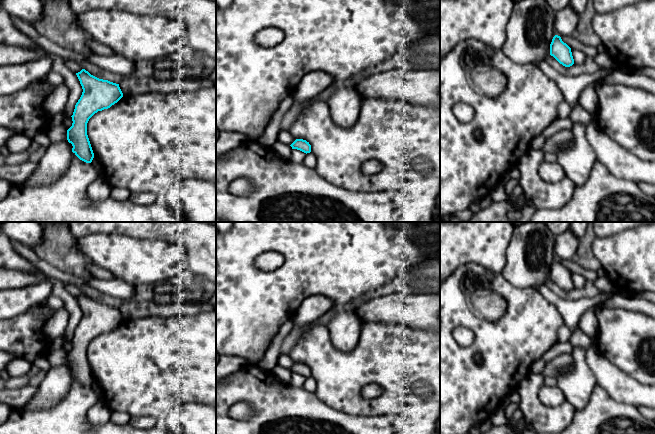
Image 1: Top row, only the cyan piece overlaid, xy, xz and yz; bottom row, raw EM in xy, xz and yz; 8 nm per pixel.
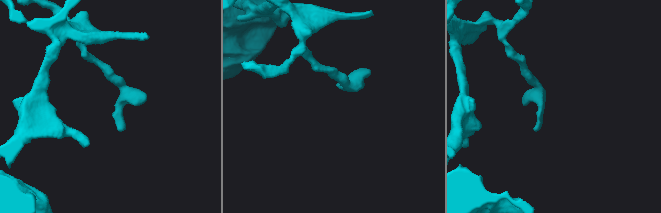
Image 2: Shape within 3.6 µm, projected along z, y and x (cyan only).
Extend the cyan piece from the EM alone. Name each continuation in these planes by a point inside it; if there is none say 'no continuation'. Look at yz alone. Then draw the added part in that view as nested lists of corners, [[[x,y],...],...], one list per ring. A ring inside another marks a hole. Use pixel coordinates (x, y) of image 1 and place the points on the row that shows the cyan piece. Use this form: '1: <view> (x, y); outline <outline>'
no continuation

